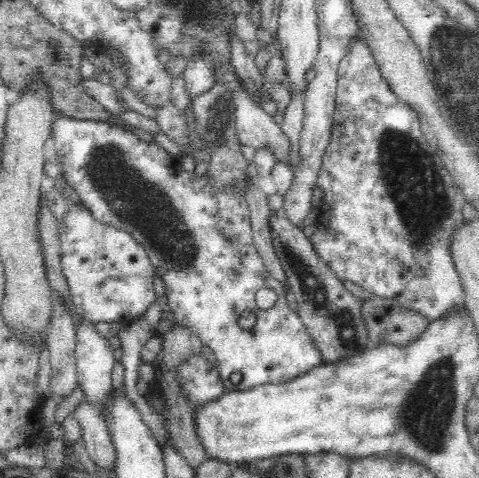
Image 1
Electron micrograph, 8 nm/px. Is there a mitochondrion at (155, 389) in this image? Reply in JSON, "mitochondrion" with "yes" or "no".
{"mitochondrion":"no"}

